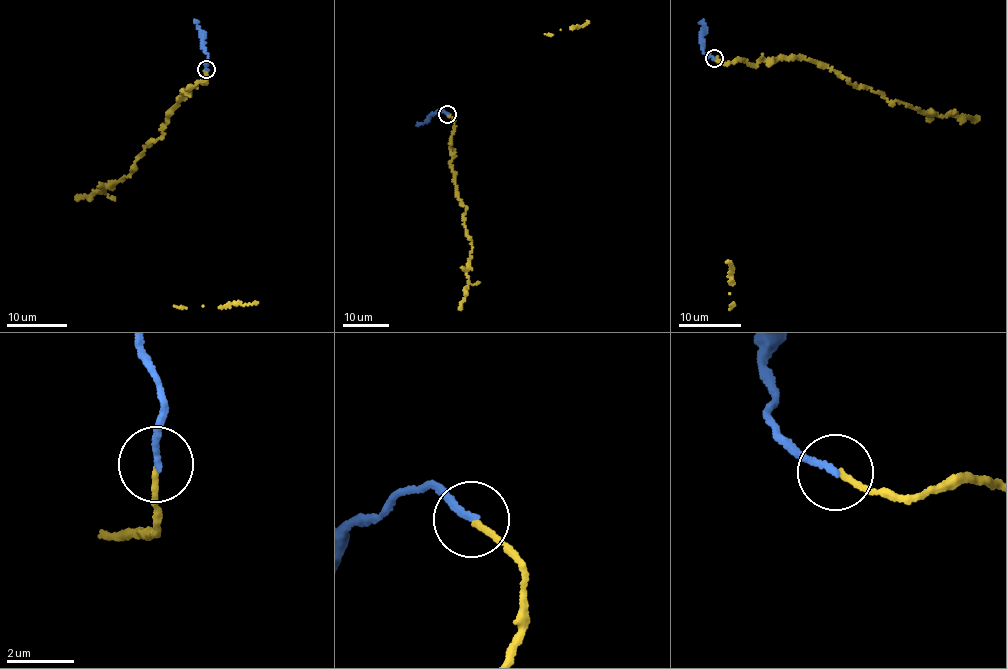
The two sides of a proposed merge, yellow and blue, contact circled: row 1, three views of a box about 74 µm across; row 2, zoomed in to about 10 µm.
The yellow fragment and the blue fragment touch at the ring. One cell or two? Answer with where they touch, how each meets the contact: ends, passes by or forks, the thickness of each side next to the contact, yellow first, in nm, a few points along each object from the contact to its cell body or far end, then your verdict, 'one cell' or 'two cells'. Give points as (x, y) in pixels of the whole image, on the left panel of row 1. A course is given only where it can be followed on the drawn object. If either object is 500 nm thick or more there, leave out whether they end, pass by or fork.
at (206, 69); yellow ends there; blue ends there; 160 nm thick on the yellow side, 200 nm on the other; yellow runs (205, 70), (205, 81), (184, 92), (167, 115), (163, 135), (143, 149), (134, 170), (101, 192), (76, 197); blue runs (206, 69), (207, 57), (195, 21); two cells

